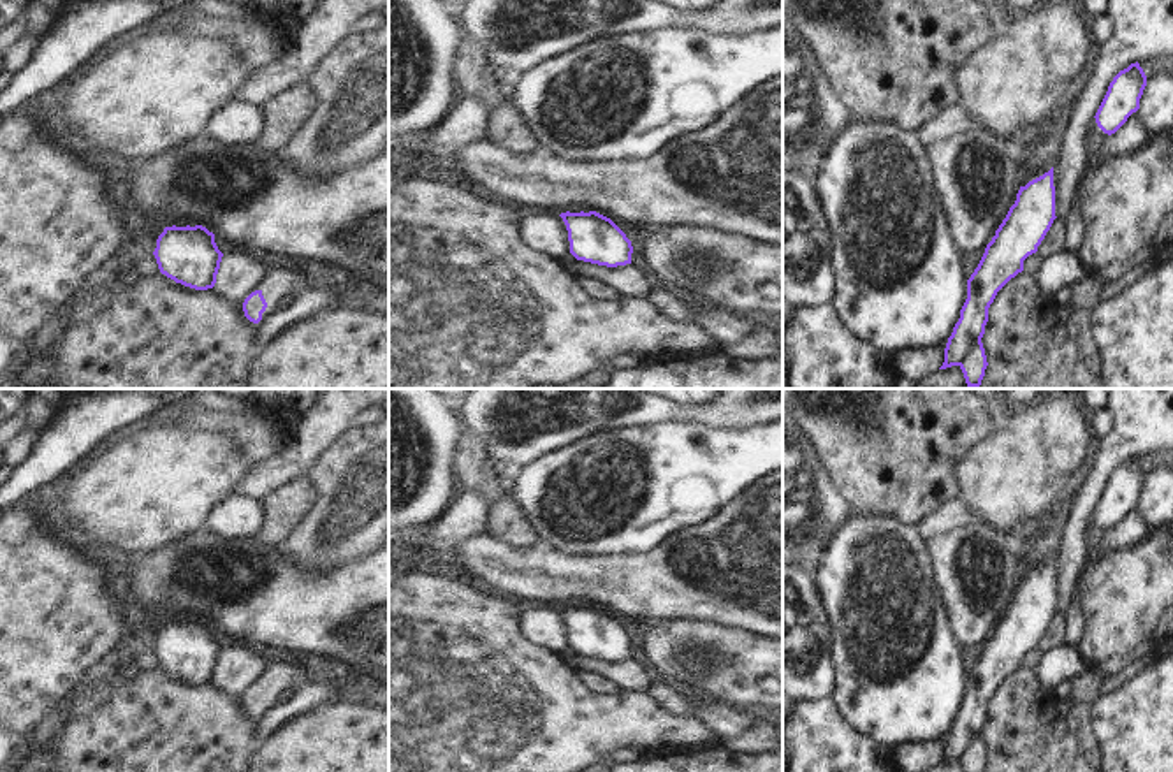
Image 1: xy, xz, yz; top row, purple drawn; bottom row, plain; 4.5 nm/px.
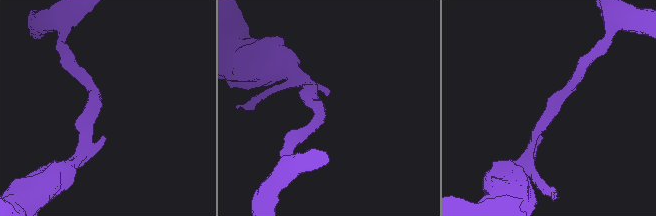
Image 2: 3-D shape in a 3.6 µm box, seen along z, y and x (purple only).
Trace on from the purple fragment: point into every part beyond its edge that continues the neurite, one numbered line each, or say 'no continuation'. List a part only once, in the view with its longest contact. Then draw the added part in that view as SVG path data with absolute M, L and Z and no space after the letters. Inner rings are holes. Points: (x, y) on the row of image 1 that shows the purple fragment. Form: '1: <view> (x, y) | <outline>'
1: xy (282, 280) | M283 266L273 269L264 285L262 285L262 295L267 304L276 302L283 294L297 295L302 292L308 285L310 278L292 266Z

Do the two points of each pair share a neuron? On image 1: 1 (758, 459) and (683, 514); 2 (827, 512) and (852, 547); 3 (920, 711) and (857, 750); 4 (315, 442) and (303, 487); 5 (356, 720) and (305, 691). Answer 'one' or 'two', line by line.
1: one
2: two
3: two
4: two
5: two

